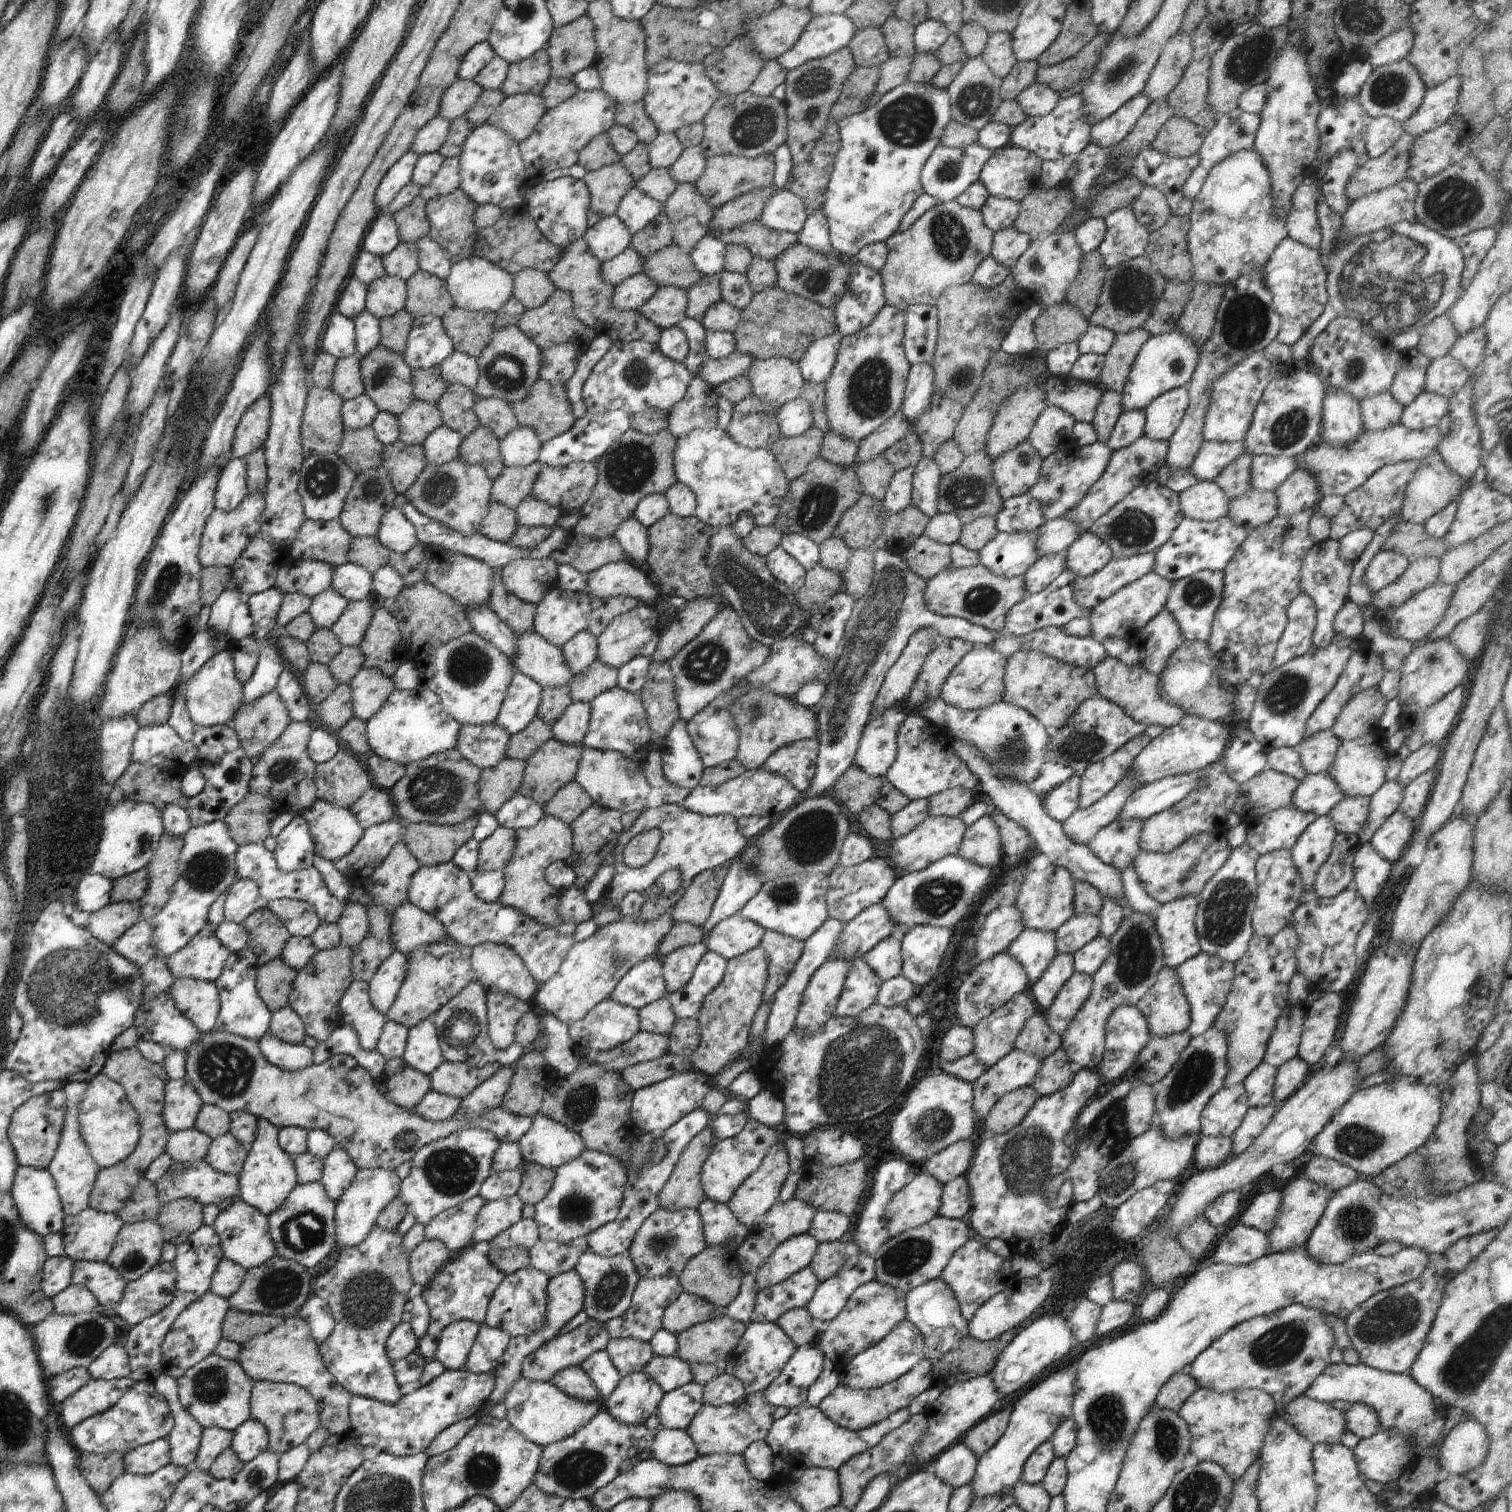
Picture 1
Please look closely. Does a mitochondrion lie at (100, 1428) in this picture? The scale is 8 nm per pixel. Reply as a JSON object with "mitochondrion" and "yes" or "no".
{"mitochondrion":"no"}

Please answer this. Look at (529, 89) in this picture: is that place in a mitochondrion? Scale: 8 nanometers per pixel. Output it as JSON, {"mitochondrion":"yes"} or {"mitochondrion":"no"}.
{"mitochondrion":"no"}

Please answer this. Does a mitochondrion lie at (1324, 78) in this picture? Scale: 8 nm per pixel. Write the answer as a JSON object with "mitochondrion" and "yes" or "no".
{"mitochondrion":"no"}

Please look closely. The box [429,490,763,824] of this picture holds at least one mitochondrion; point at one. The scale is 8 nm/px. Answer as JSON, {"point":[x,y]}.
{"point":[468,665]}

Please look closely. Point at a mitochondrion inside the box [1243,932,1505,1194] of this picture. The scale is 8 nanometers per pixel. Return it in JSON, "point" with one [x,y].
{"point":[1356,1140]}

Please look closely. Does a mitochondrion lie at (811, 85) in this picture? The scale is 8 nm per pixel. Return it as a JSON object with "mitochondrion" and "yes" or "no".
{"mitochondrion":"yes"}

